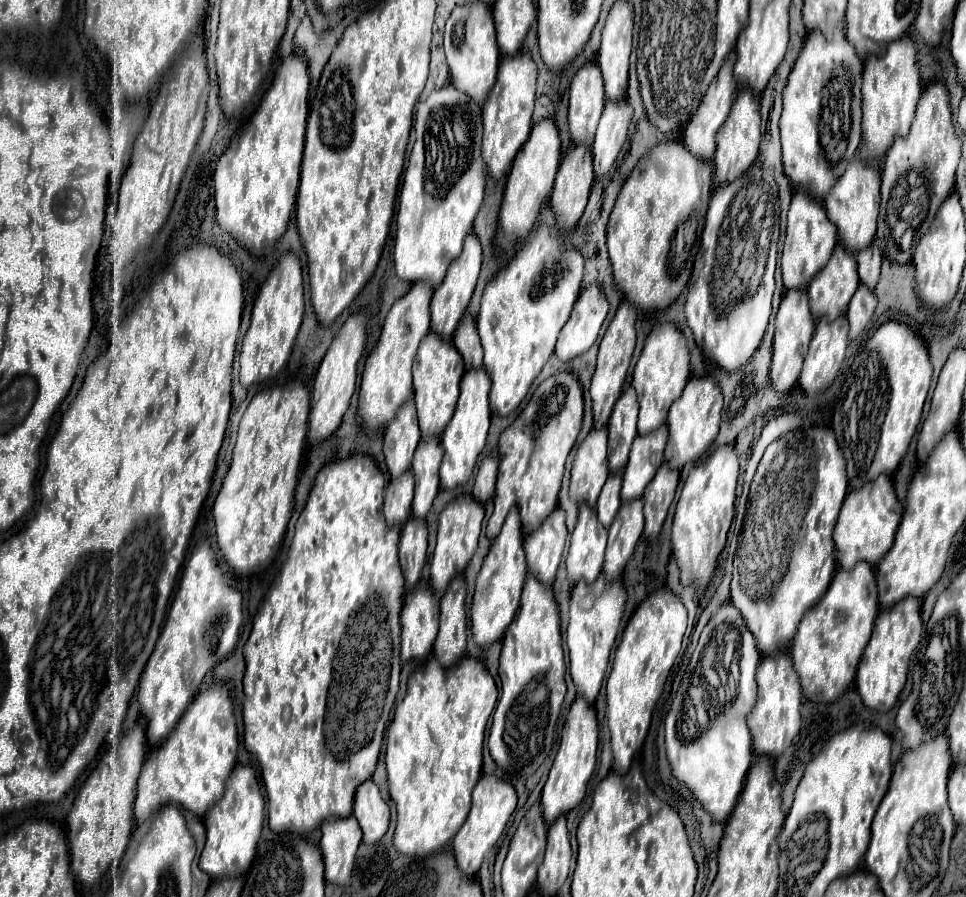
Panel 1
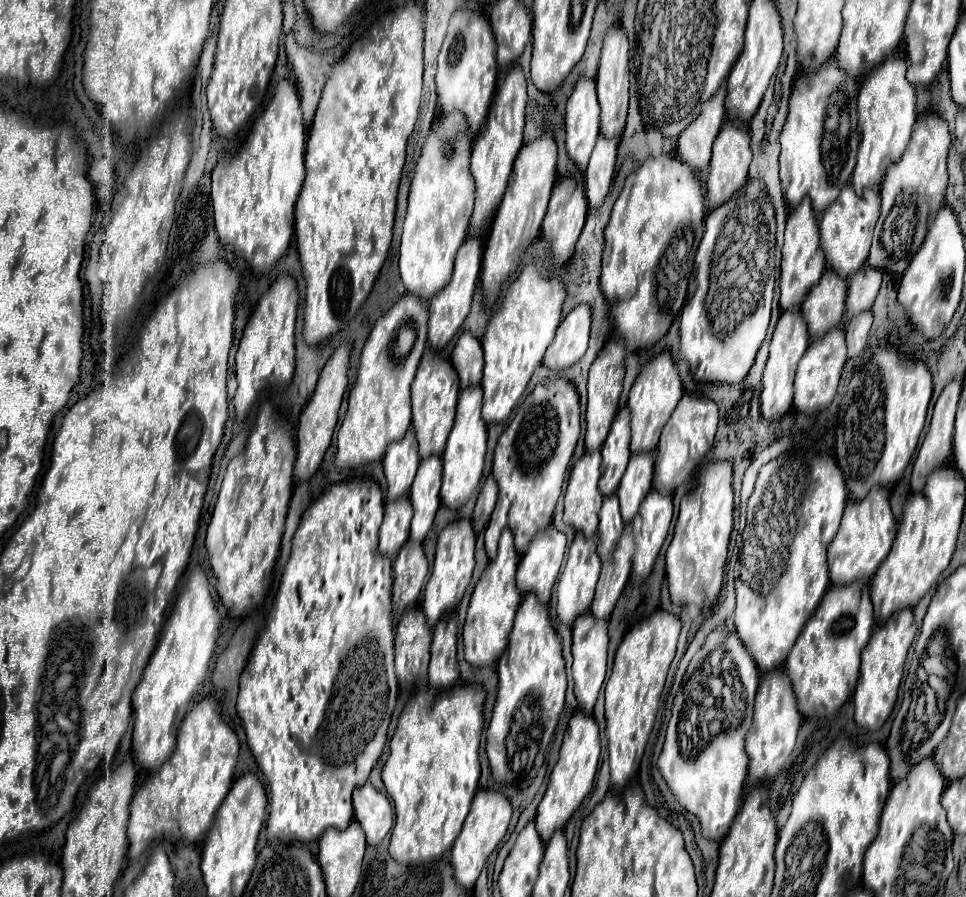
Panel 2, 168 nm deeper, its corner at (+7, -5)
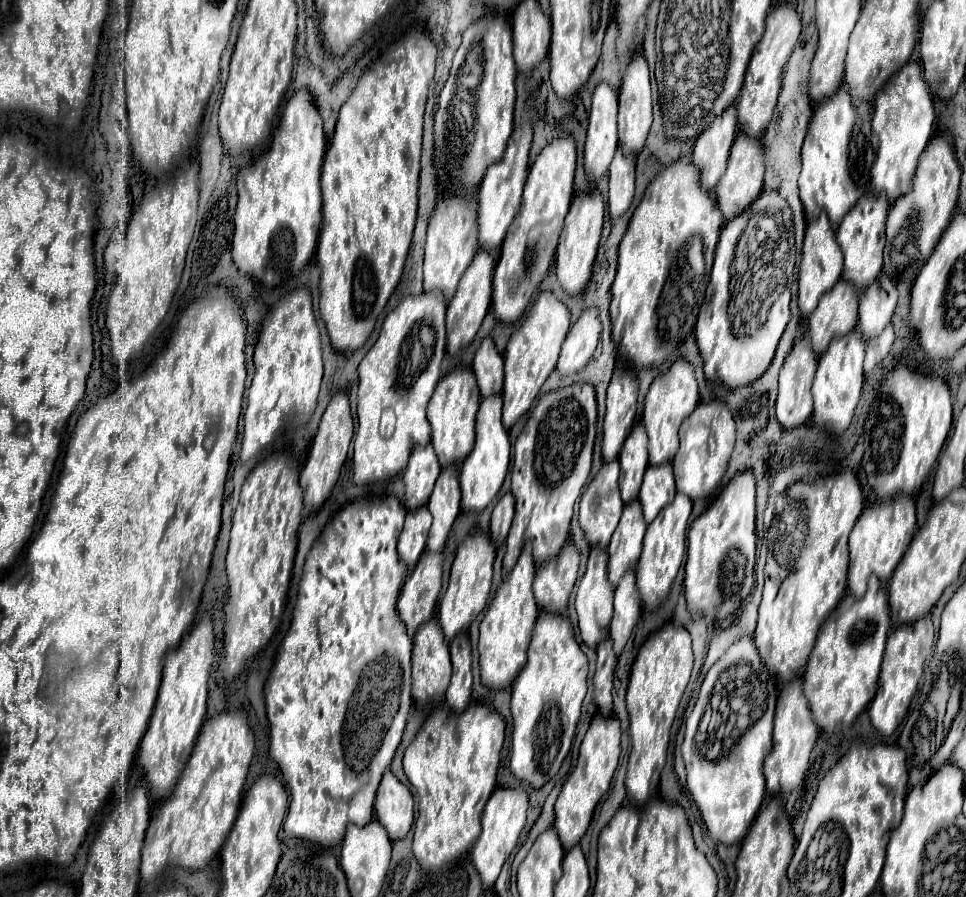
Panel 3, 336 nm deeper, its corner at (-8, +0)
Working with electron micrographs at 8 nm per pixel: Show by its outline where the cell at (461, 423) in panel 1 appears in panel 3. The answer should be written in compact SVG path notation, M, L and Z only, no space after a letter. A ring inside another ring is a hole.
M487 396L481 400L479 412L477 412L477 424L475 424L475 446L471 454L465 458L459 474L461 484L461 508L465 512L481 512L487 508L487 504L497 496L511 458L511 444L507 430L501 424L501 396Z

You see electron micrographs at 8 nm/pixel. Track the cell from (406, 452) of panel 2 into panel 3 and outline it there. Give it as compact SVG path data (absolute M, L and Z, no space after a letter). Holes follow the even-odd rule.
M431 444L415 446L409 456L405 474L403 474L405 506L409 510L415 510L415 508L427 504L439 472L441 472L441 466L437 462L437 456L435 456Z

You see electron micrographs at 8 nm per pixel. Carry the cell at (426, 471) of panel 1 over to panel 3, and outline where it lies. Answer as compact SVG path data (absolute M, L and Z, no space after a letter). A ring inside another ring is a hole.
M451 464L443 468L439 474L439 480L435 482L435 488L431 492L431 500L427 504L429 512L433 514L433 524L427 540L427 550L429 552L441 552L447 540L447 534L459 514L459 500L461 500L461 490L459 490L459 472L457 466Z

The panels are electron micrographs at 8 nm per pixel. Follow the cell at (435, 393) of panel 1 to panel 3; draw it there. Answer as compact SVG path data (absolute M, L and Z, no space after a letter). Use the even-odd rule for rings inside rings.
M457 366L439 380L429 400L429 424L431 424L431 444L443 468L453 462L461 464L465 456L471 452L475 442L475 414L477 414L479 402L481 402L481 396L475 384L475 374L469 368Z

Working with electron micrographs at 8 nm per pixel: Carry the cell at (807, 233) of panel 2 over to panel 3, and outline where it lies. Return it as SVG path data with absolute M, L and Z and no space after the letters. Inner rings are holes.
M821 212L817 220L807 224L807 232L803 240L803 256L801 256L799 280L797 280L799 282L799 310L803 318L807 318L815 310L815 304L819 304L821 296L835 286L835 282L841 278L841 272L843 272L841 248L835 240L835 230L831 228L827 214Z

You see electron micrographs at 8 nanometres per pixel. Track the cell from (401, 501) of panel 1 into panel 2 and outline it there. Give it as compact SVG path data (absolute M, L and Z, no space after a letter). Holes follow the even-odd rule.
M400 497L400 501L392 501L392 505L384 507L384 523L380 527L380 553L396 559L396 553L408 541L410 535L410 519L414 509L408 497Z

